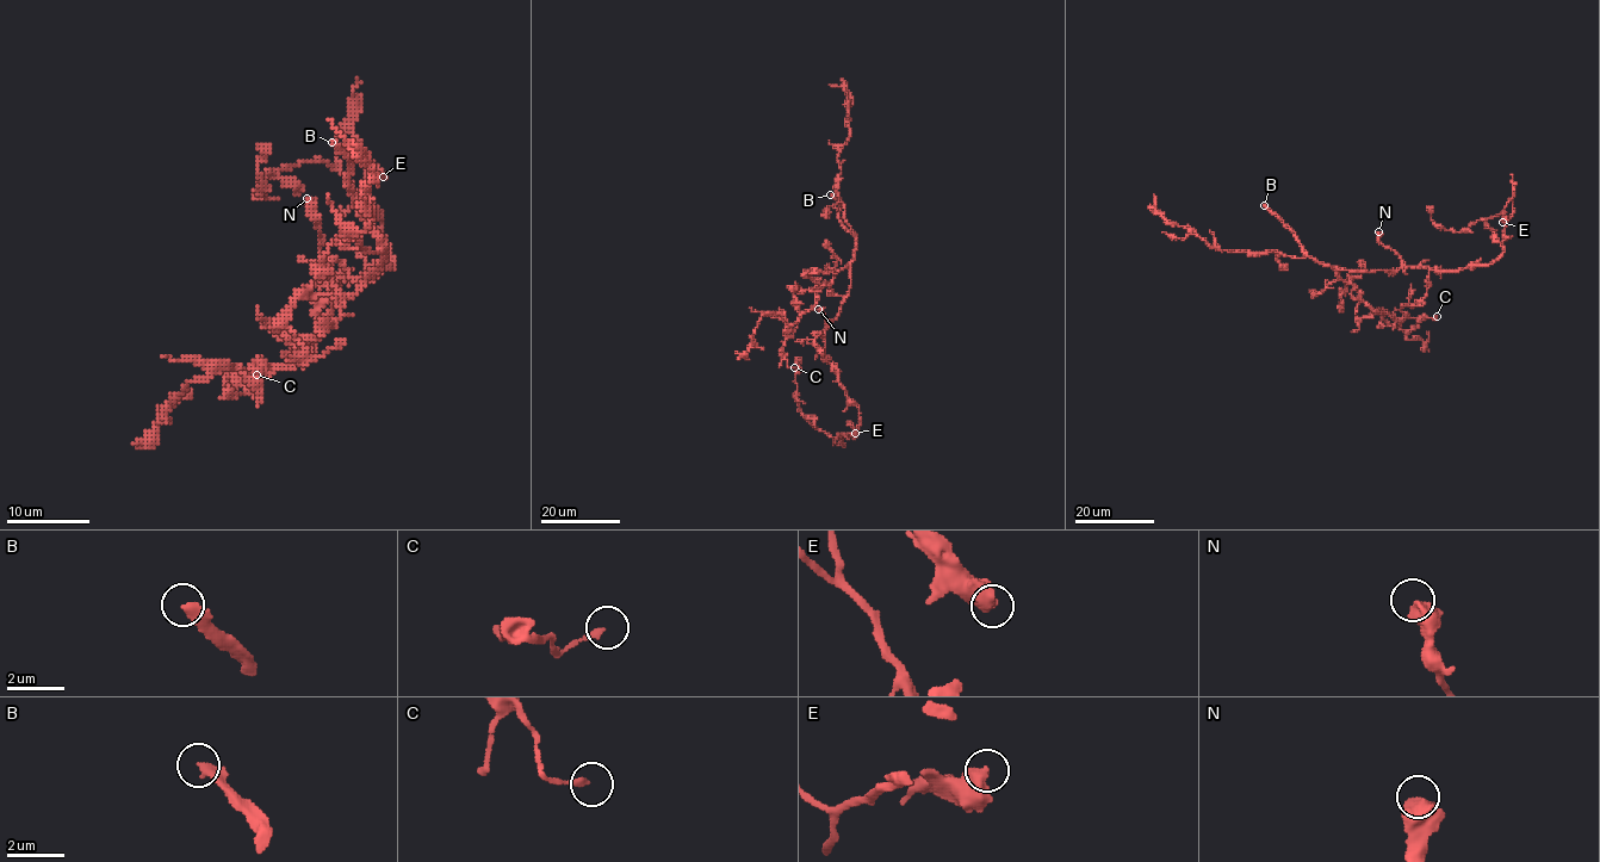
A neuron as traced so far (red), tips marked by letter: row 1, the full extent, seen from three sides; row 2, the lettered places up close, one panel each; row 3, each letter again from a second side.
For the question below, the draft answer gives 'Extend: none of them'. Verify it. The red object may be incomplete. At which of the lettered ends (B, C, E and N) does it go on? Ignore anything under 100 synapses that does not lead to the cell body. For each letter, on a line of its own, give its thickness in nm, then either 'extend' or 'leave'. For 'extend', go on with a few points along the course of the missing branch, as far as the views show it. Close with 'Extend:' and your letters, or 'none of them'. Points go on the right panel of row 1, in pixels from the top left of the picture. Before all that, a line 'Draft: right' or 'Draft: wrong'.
Draft: wrong
B: 340 nm | extend
C: 190 nm | leave
E: 650 nm | leave
N: 440 nm | leave
Extend: B

